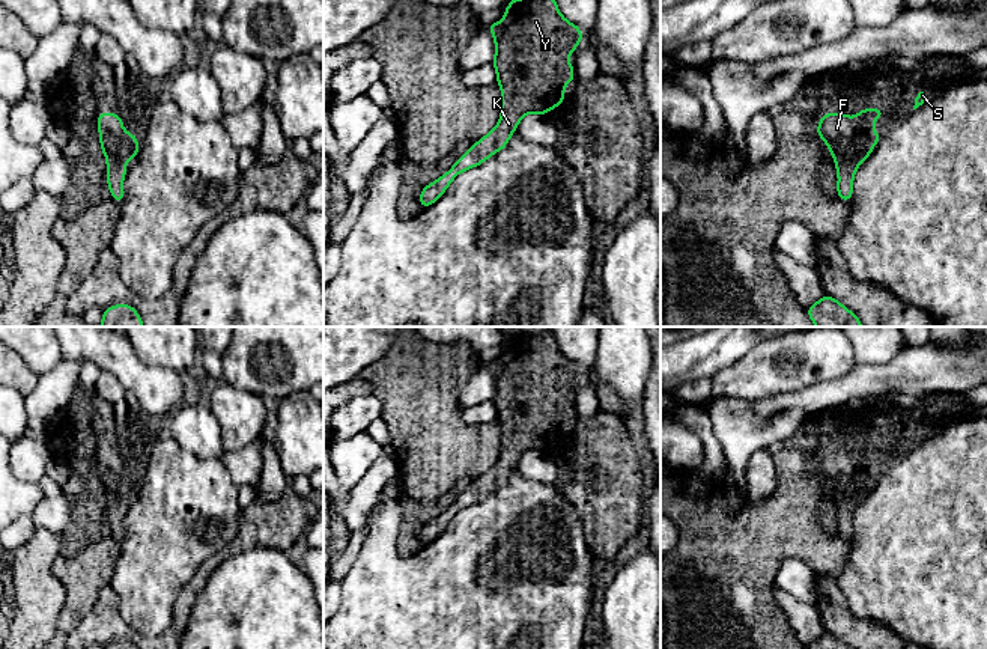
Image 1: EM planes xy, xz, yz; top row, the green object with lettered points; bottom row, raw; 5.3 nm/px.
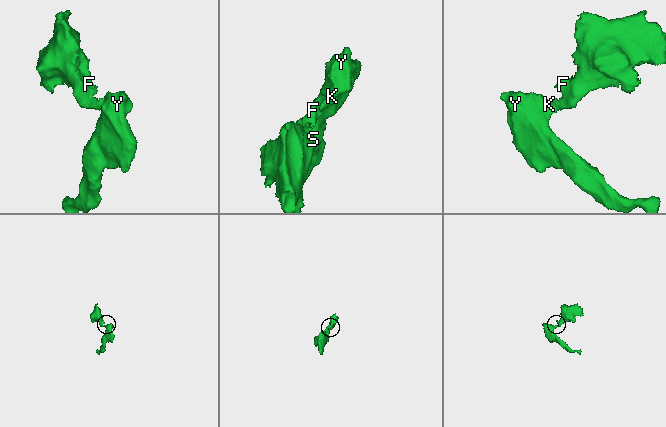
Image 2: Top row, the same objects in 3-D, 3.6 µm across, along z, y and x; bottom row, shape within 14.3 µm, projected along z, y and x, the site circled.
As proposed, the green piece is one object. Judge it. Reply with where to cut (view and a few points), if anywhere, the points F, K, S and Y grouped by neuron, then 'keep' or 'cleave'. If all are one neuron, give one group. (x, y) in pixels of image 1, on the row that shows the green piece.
cut none; groups F K S Y; keep

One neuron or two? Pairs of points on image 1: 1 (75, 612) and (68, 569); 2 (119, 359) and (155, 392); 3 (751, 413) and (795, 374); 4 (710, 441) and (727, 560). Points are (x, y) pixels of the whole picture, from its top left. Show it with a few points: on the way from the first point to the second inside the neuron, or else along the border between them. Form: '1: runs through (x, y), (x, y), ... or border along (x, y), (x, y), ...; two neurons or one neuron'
1: runs through (75, 601), (75, 580); one neuron
2: runs through (128, 368), (146, 383); one neuron
3: border along (805, 387), (763, 398), (736, 399); two neurons
4: border along (694, 472), (700, 478), (721, 482); two neurons

